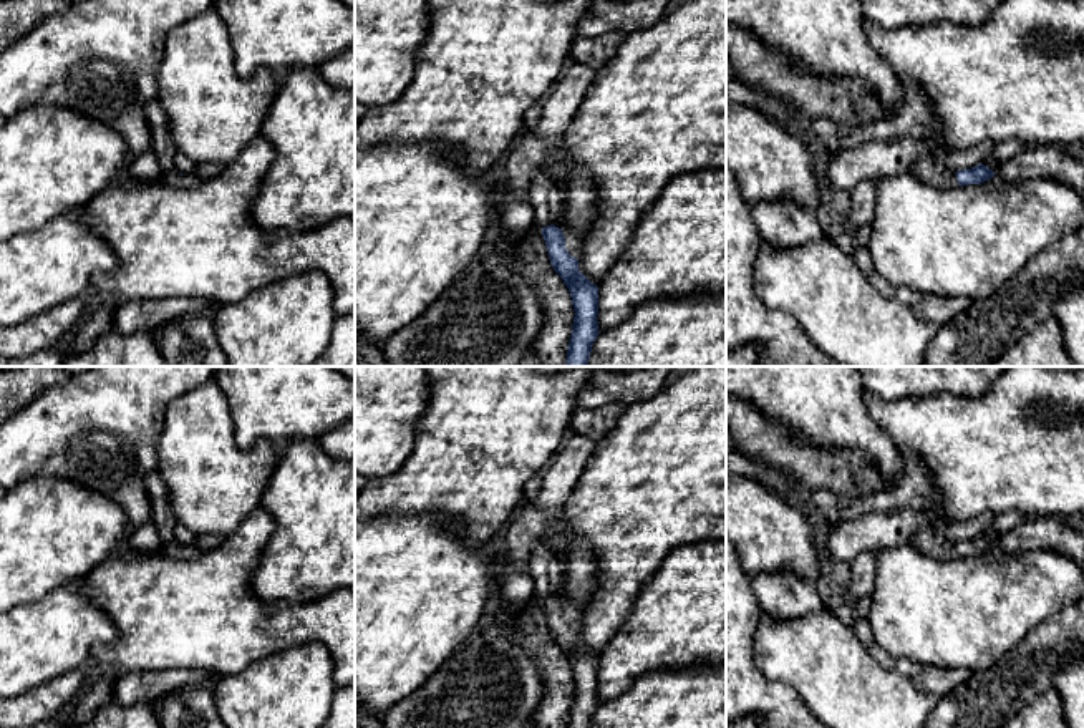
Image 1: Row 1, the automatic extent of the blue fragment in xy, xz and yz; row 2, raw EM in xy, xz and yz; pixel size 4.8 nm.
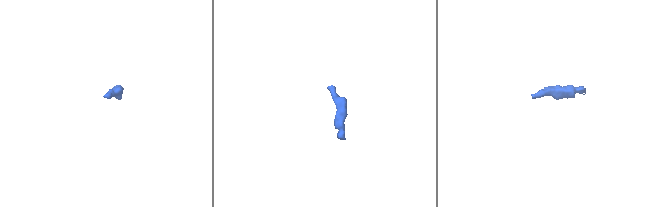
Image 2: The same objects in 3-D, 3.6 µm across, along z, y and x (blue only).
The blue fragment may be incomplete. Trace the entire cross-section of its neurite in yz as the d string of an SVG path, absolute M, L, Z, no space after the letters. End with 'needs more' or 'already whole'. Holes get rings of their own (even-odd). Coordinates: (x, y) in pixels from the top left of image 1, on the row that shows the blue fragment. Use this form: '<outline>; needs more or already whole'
M920 158L913 164L910 172L922 182L941 189L951 189L955 186L981 184L994 176L994 172L985 164L978 164L971 169L963 169L955 172L932 158Z; needs more

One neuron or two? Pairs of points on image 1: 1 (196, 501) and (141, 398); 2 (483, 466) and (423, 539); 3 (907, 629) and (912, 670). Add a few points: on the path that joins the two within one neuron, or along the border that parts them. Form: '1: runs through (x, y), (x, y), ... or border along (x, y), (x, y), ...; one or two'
1: border along (176, 398), (166, 410), (154, 468); two
2: border along (400, 516), (438, 513), (454, 519), (468, 543); two
3: border along (875, 642), (894, 655), (948, 669); two

